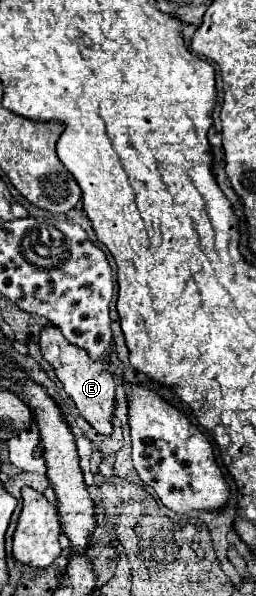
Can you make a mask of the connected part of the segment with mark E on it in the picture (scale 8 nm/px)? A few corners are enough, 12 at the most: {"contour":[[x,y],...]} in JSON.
{"contour":[[41,330],[43,358],[79,414],[111,434],[111,364]]}

